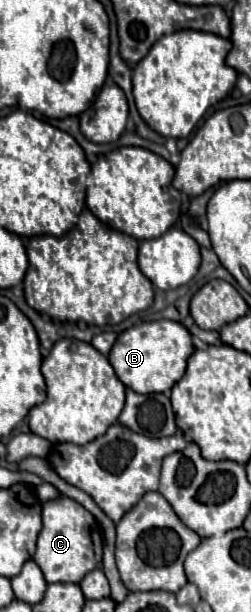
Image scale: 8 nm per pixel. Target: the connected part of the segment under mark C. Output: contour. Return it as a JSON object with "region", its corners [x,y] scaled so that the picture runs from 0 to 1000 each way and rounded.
{"region":[[[263,809],[199,815],[167,825],[167,868],[151,874],[151,897],[135,917],[167,930],[191,953],[319,953],[327,943],[382,930],[406,917],[406,874],[359,835]]]}

